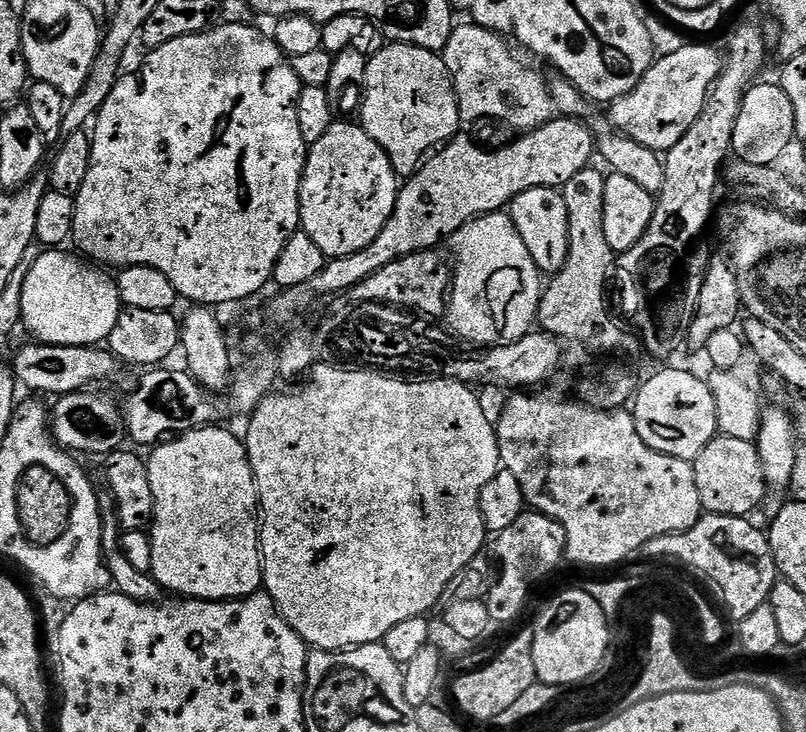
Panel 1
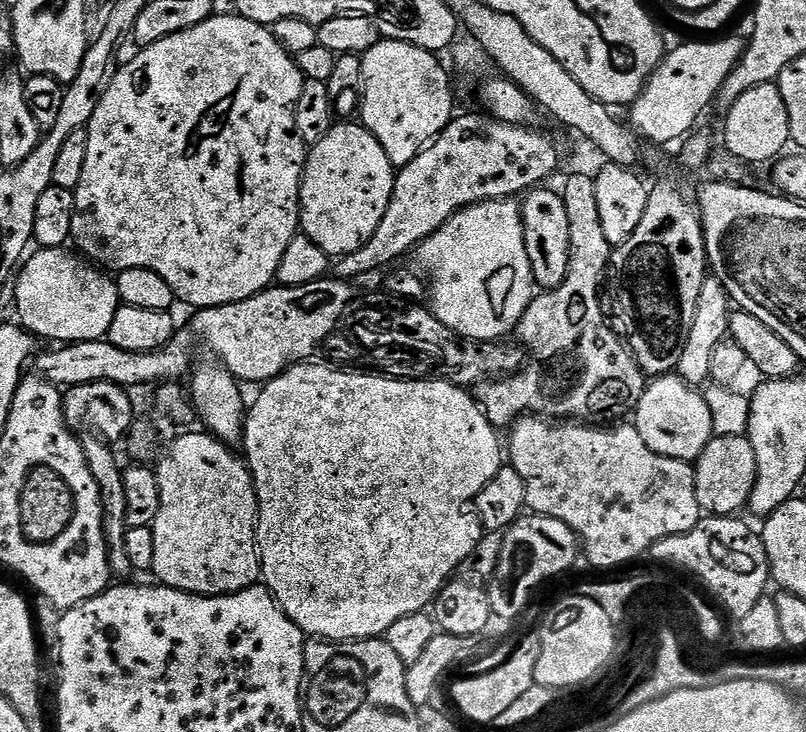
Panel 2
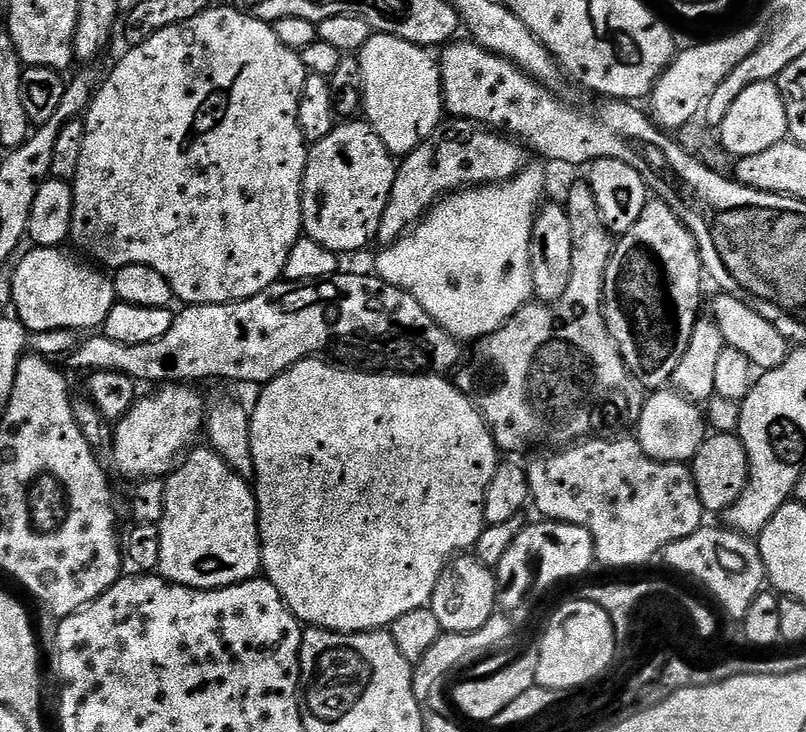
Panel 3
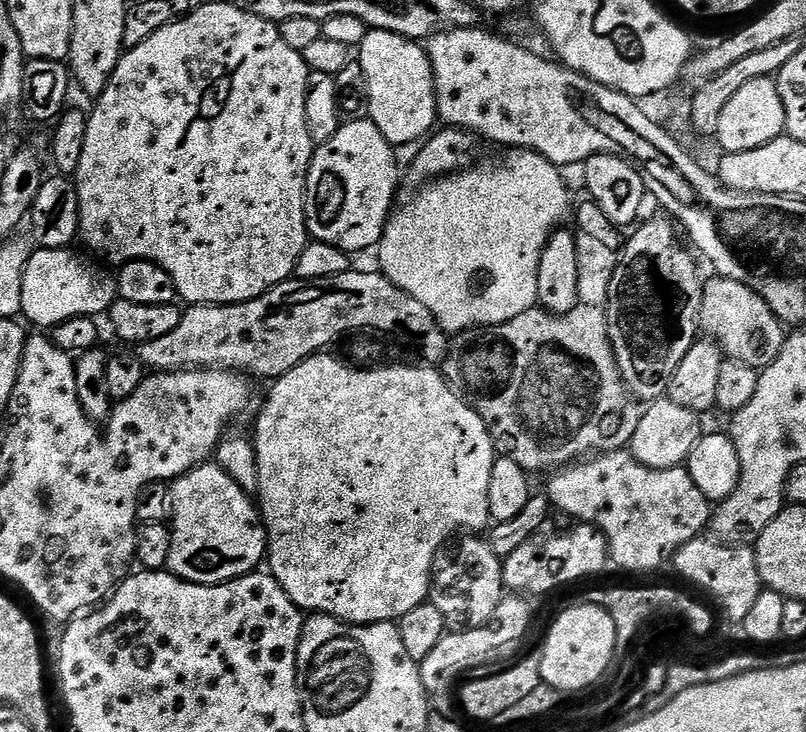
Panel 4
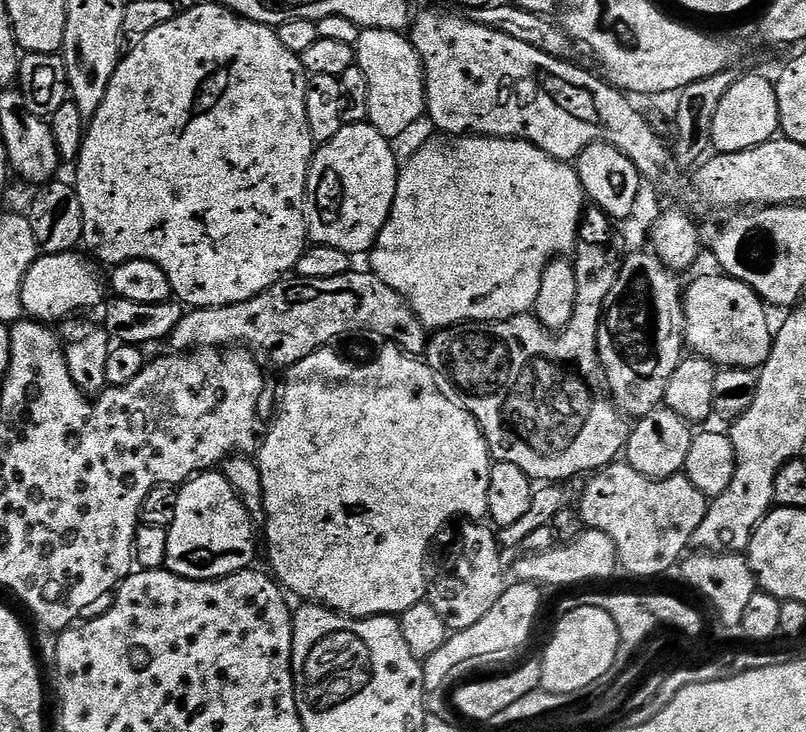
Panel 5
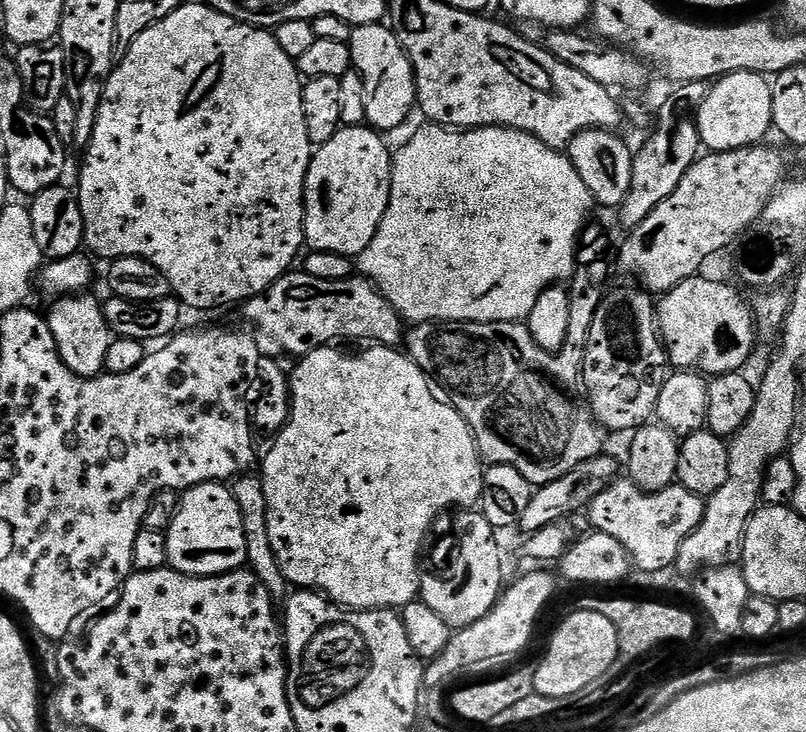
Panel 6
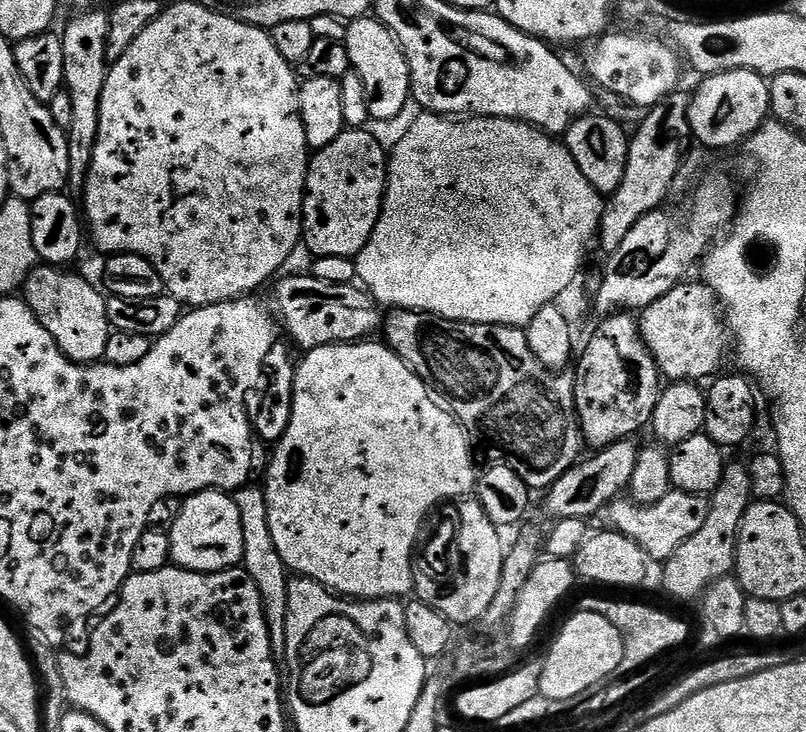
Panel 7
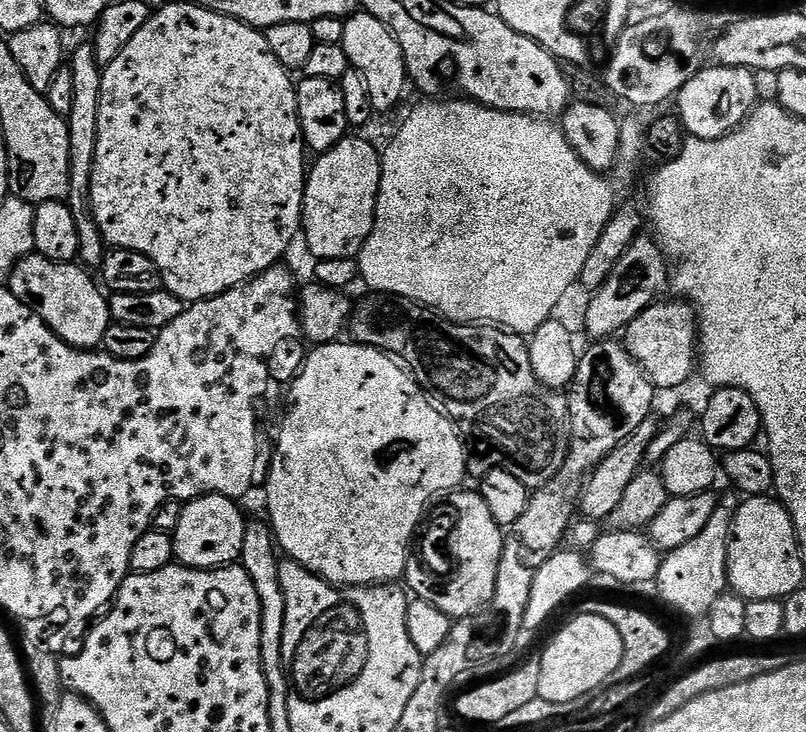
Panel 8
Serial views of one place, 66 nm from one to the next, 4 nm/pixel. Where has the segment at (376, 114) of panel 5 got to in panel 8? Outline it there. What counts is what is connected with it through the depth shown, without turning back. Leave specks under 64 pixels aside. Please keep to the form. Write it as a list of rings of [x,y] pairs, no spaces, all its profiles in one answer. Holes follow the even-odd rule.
[[[357,10],[344,20],[344,49],[349,65],[362,74],[370,94],[373,113],[388,112],[404,96],[404,84],[409,83],[408,67],[404,64],[402,46],[394,34],[369,12]]]

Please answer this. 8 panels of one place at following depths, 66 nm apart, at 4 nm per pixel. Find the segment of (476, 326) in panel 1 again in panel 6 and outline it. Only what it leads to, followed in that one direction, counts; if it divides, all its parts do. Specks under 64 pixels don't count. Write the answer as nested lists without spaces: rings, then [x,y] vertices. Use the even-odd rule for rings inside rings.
[[[431,122],[423,125],[400,149],[395,149],[392,157],[392,177],[390,178],[390,202],[386,206],[386,214],[382,214],[382,222],[378,226],[378,234],[374,234],[374,242],[370,242],[370,246],[366,246],[366,250],[362,250],[362,254],[358,257],[358,272],[365,280],[371,280],[379,292],[387,298],[397,312],[405,321],[412,324],[430,324],[433,322],[463,322],[466,324],[497,324],[498,322],[517,322],[527,321],[530,310],[534,310],[534,302],[538,302],[538,298],[546,291],[547,288],[559,285],[561,282],[571,281],[576,270],[576,249],[580,243],[581,235],[586,227],[588,215],[594,209],[594,201],[590,190],[586,190],[586,182],[582,182],[582,178],[578,178],[578,170],[574,170],[572,161],[568,159],[563,151],[552,148],[548,144],[542,143],[538,138],[534,138],[528,132],[522,130],[514,130],[513,128],[466,128],[457,130],[455,128],[446,128],[442,124],[433,124]]]

